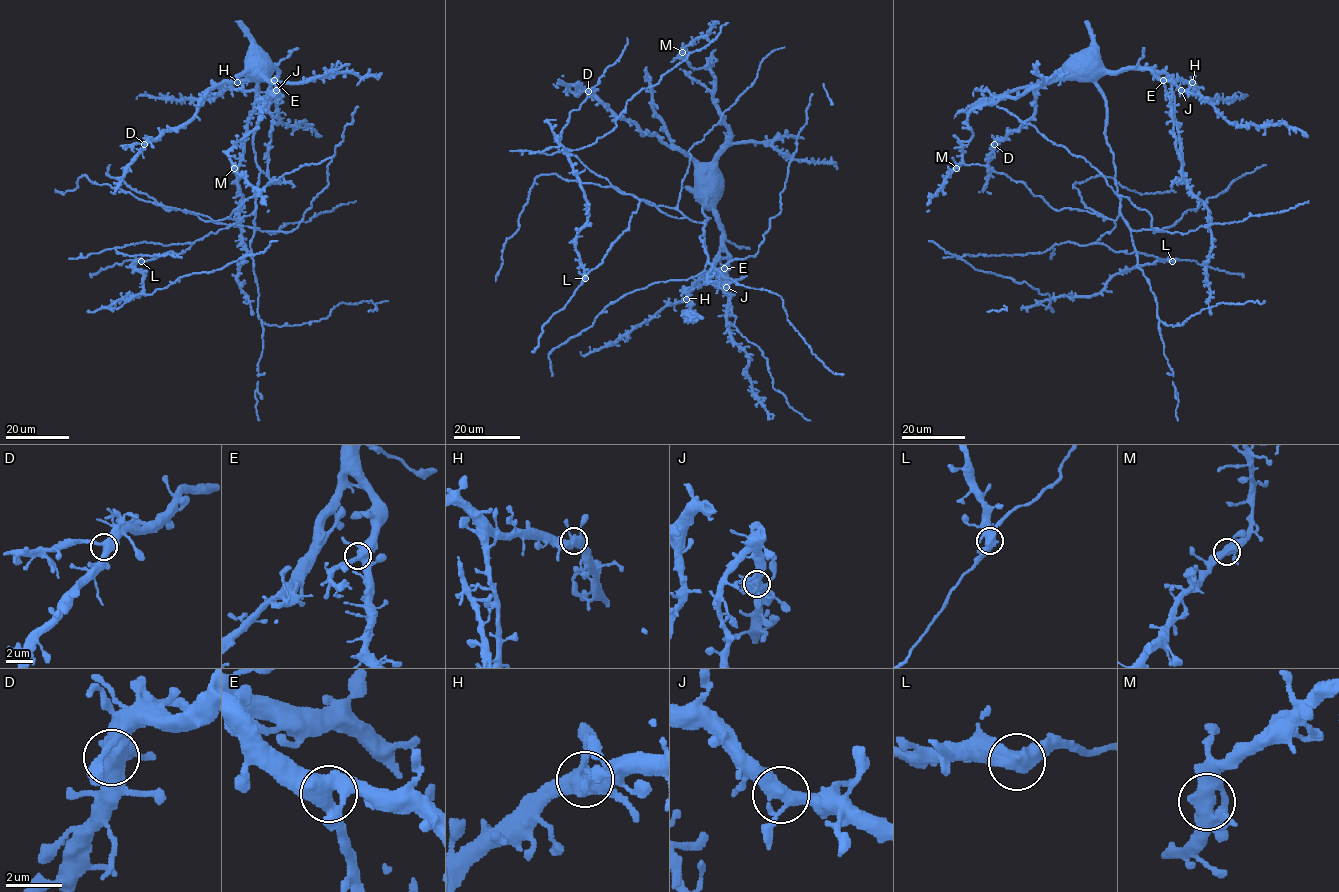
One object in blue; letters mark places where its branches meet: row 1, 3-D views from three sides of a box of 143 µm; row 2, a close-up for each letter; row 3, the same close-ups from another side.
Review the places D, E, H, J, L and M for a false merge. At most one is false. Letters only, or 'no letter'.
L

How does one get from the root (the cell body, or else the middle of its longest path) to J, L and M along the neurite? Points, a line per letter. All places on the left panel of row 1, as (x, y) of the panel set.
J: (252, 52), (251, 57), (263, 71), (277, 70), (276, 90)
L: (252, 52), (247, 71), (258, 101), (253, 140), (260, 171), (256, 209), (179, 254), (168, 252), (141, 261)
M: (252, 52), (261, 56), (263, 74), (278, 88), (264, 99), (258, 124), (229, 152), (234, 168)

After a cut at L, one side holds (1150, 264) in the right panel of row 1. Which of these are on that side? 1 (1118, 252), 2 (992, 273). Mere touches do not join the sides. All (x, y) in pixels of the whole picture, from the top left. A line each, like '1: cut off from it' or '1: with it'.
1: cut off from it
2: with it

